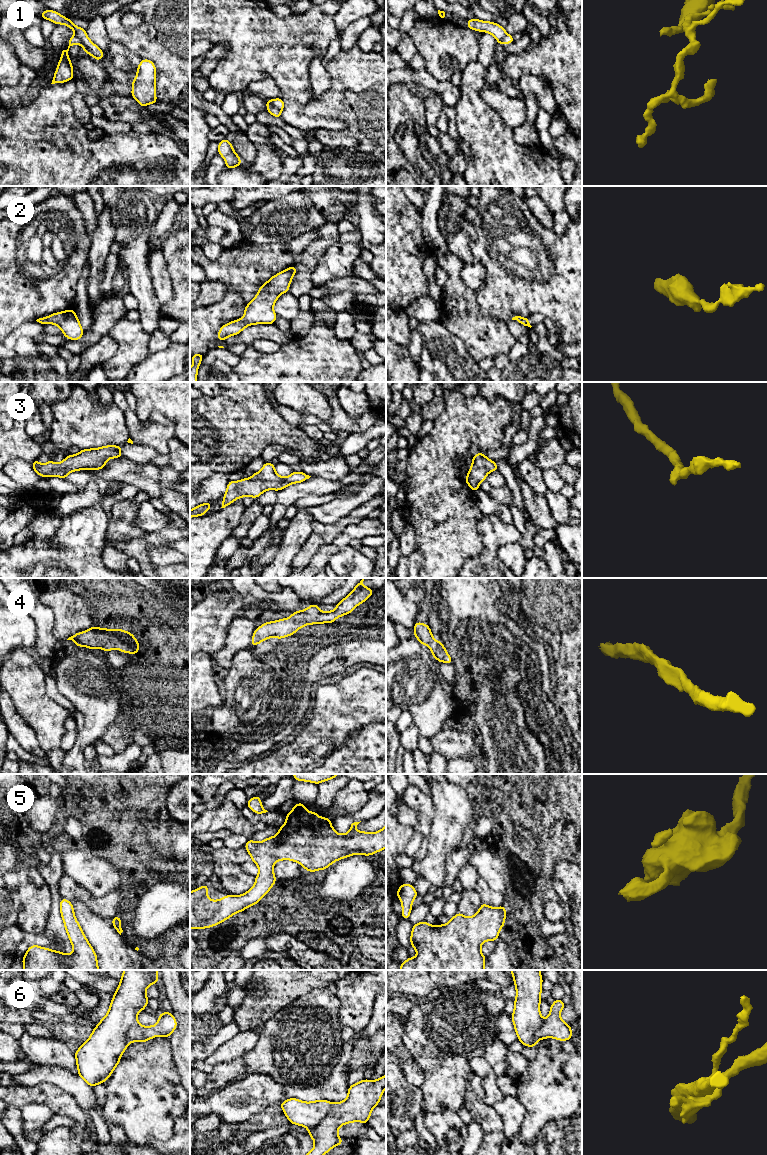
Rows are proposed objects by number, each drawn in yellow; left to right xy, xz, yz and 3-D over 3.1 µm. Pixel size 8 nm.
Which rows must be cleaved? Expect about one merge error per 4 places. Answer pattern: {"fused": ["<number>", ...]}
{"fused": ["1", "6"]}

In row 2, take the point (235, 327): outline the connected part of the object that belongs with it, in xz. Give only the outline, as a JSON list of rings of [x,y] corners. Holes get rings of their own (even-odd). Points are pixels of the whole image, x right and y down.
[[[290,266],[261,285],[254,299],[246,305],[244,316],[223,325],[218,331],[217,339],[226,341],[227,337],[238,335],[249,325],[274,324],[277,319],[273,309],[274,304],[281,294],[289,291],[296,272],[296,267]]]

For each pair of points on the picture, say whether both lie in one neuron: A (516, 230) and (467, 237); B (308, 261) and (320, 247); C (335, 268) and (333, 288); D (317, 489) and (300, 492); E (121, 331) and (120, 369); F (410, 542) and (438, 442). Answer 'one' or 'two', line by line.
A: two
B: one
C: two
D: one
E: one
F: two

